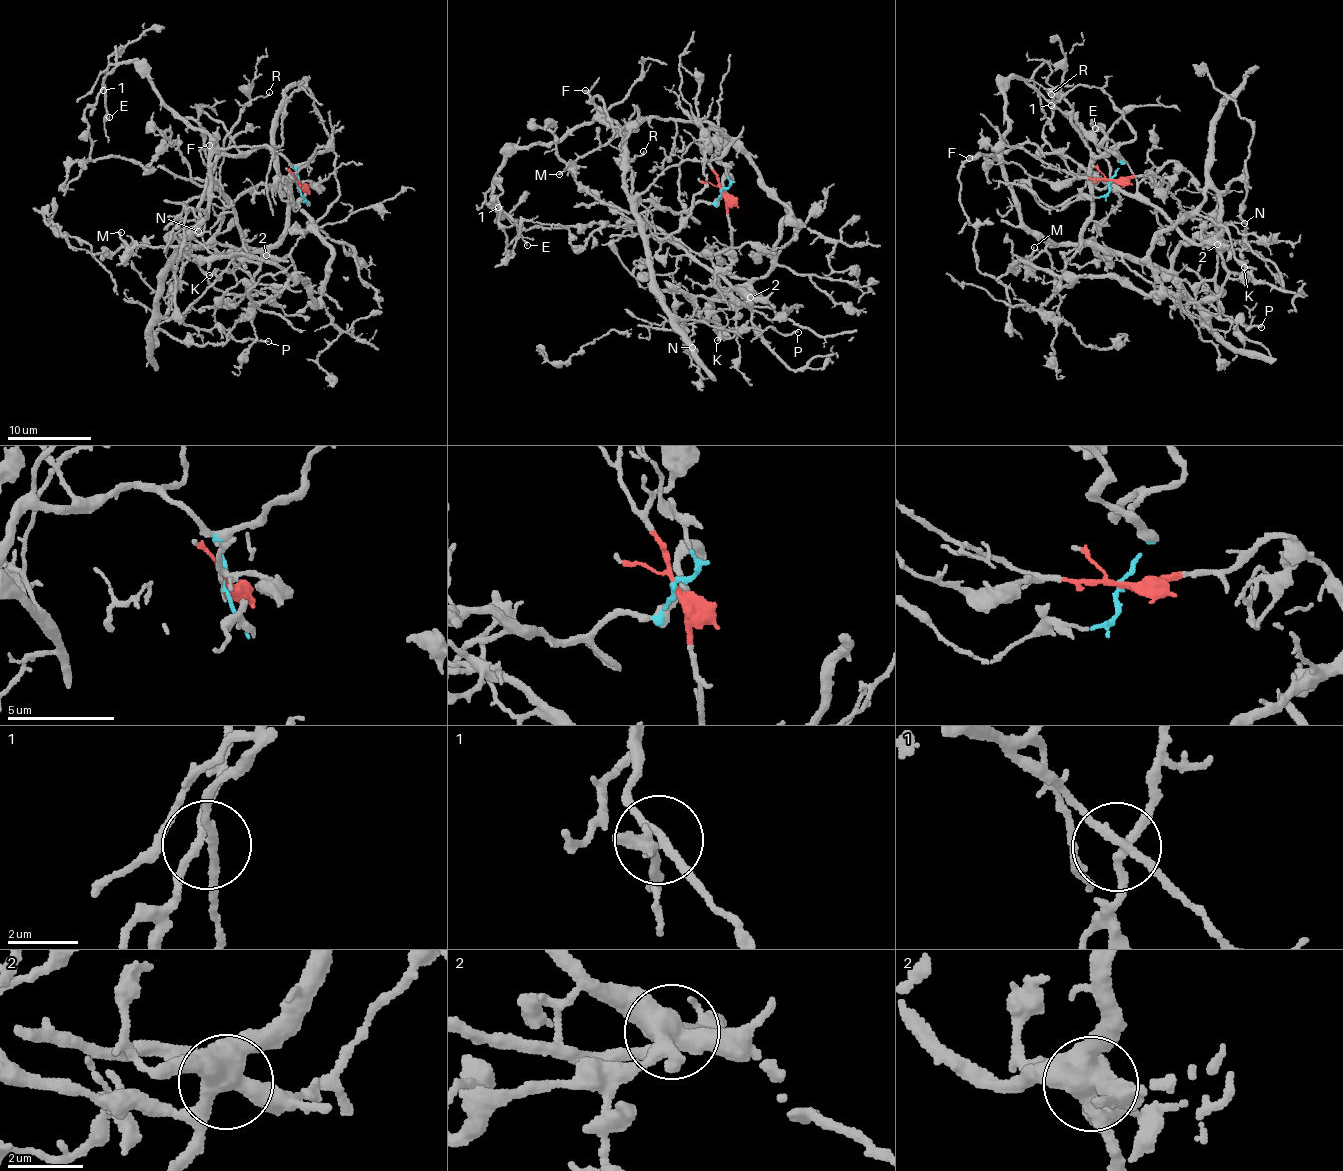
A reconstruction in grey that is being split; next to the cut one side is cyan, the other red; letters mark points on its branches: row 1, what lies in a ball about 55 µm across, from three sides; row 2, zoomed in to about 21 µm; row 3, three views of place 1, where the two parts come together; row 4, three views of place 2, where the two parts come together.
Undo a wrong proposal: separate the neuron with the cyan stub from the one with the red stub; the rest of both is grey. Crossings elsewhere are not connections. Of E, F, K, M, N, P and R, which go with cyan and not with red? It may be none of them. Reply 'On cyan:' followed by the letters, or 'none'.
On cyan: E, F, N, P, R

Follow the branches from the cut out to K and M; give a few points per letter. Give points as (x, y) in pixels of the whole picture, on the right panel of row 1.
K: (1111, 181), (1180, 162), (1194, 182), (1213, 190), (1216, 242), (1221, 251), (1240, 252), (1244, 267)
M: (1111, 181), (1180, 162), (1203, 188), (1155, 239), (1159, 288), (1009, 265), (1033, 247)

